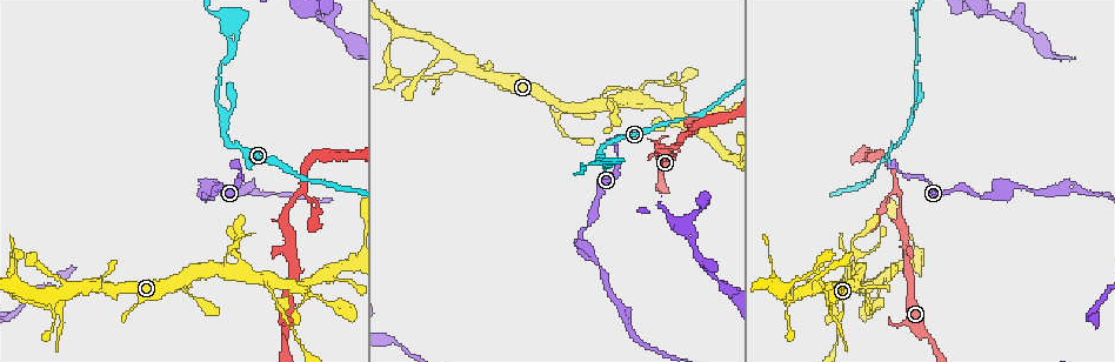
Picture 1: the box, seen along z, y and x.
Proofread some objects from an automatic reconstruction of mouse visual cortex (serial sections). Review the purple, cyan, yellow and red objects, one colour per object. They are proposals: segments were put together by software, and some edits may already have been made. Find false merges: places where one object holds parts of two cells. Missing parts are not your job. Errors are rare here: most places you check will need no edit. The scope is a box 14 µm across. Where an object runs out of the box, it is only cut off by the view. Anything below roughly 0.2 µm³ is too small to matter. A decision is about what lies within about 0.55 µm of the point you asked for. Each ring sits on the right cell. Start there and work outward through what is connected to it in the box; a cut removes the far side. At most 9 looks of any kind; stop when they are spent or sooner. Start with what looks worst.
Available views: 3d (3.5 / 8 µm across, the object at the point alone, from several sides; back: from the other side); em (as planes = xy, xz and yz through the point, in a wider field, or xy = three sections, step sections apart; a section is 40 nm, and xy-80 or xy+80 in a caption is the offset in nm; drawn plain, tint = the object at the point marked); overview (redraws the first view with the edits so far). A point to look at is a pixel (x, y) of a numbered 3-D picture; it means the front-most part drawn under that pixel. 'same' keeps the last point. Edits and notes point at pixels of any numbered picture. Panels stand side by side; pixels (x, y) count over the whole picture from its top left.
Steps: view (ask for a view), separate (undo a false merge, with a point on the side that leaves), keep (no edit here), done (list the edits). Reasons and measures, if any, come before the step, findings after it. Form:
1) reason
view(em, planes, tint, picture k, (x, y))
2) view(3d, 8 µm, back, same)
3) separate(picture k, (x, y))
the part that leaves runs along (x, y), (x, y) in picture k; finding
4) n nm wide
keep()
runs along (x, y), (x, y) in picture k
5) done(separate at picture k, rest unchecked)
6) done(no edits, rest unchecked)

three-way junction
view(3d, 8 µm, picture 1, (260, 278))

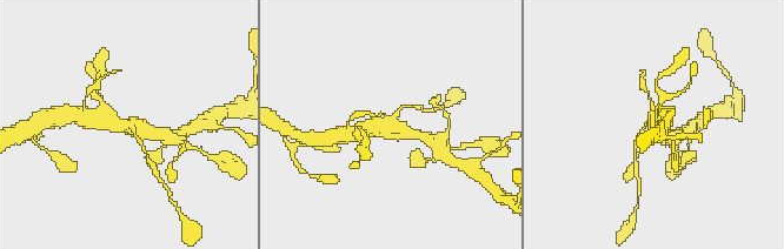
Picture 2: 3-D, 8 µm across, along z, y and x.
view(3d, 3.5 µm, picture 2, (386, 129))

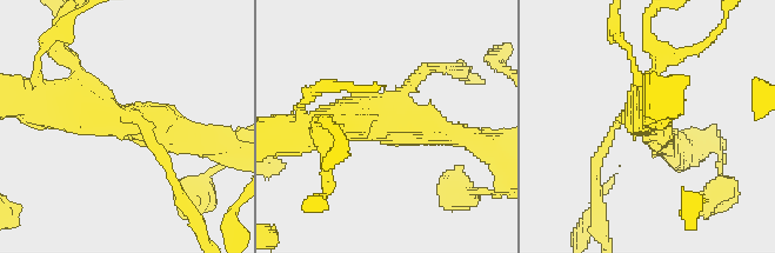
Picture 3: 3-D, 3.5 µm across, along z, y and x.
3 arms; arms of 150, 350, 450 nm; now the EM
view(em, xy, step 2, tint, picture 3, (393, 113))

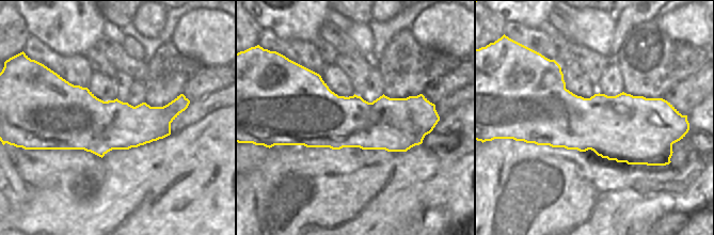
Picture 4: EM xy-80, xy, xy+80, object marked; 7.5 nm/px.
keep()
runs along (57, 98), (198, 141) in picture 3; one cell here

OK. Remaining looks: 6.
calibre changes
view(3d, 3.5 µm, picture 1, (223, 30))

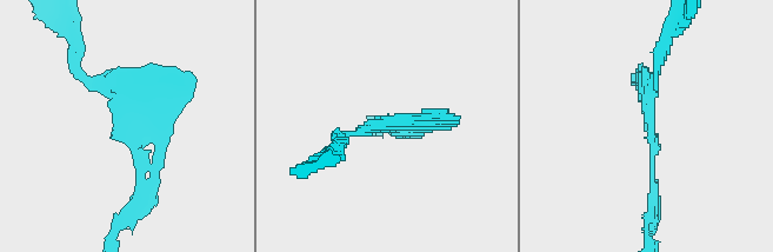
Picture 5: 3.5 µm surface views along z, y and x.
view(em, xy, step 2, tint, picture 5, (124, 133))

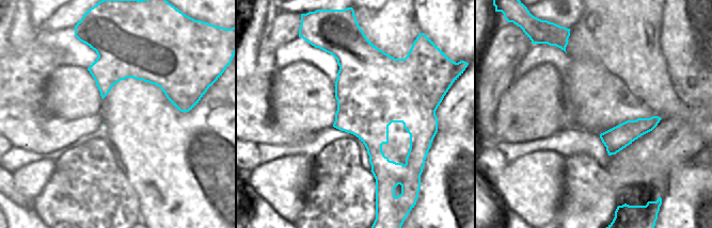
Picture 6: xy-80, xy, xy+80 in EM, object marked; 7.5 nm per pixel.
view(em, xy, step 1, tint, same)

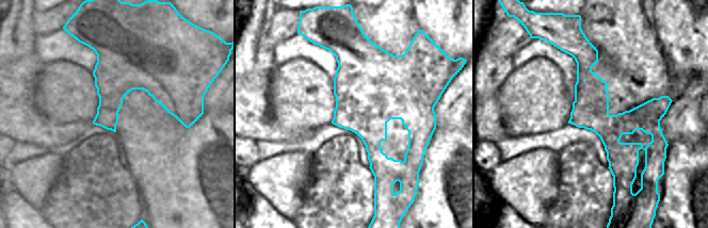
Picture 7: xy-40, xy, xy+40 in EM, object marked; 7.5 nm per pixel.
550 nm wide
keep()
runs along (586, 44), (616, 180) in picture 7; one cell here

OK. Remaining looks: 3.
view(3d, 3.5 µm, back, picture 1, (1068, 192))

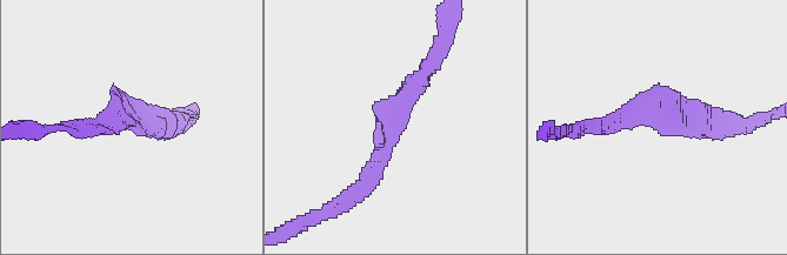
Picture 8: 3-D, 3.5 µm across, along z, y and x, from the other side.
need the tissue
view(em, planes, plain, picture 8, (654, 121))

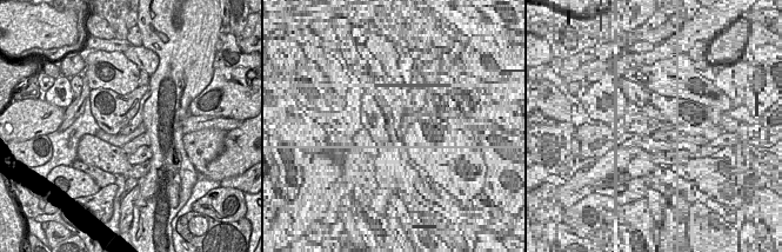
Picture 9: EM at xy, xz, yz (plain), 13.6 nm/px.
with the object marked
view(em, planes, tint, same)

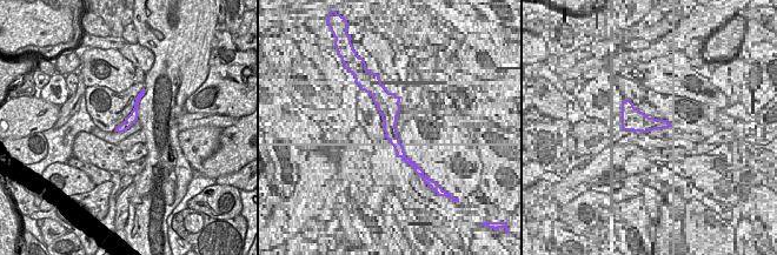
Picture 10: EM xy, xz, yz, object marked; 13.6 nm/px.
140 nm wide
keep()
runs along (431, 64), (355, 193) in picture 8; continuous, no second cell

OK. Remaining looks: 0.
done(no edits, rest unchecked)

